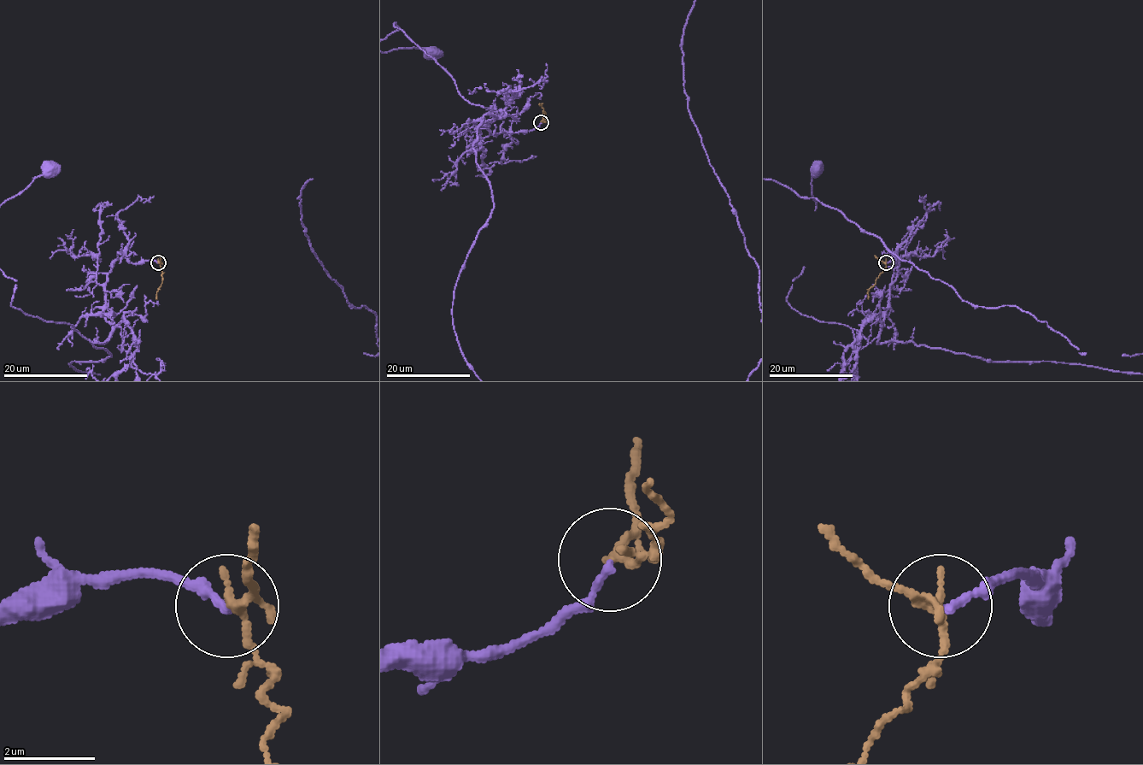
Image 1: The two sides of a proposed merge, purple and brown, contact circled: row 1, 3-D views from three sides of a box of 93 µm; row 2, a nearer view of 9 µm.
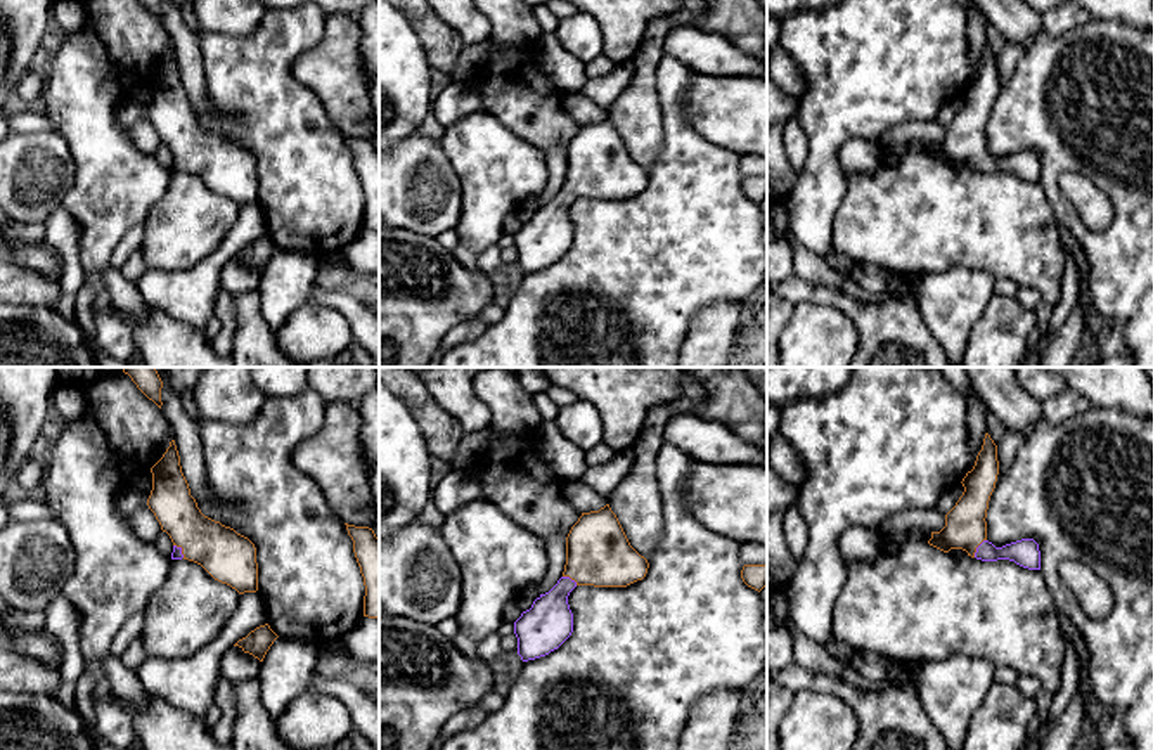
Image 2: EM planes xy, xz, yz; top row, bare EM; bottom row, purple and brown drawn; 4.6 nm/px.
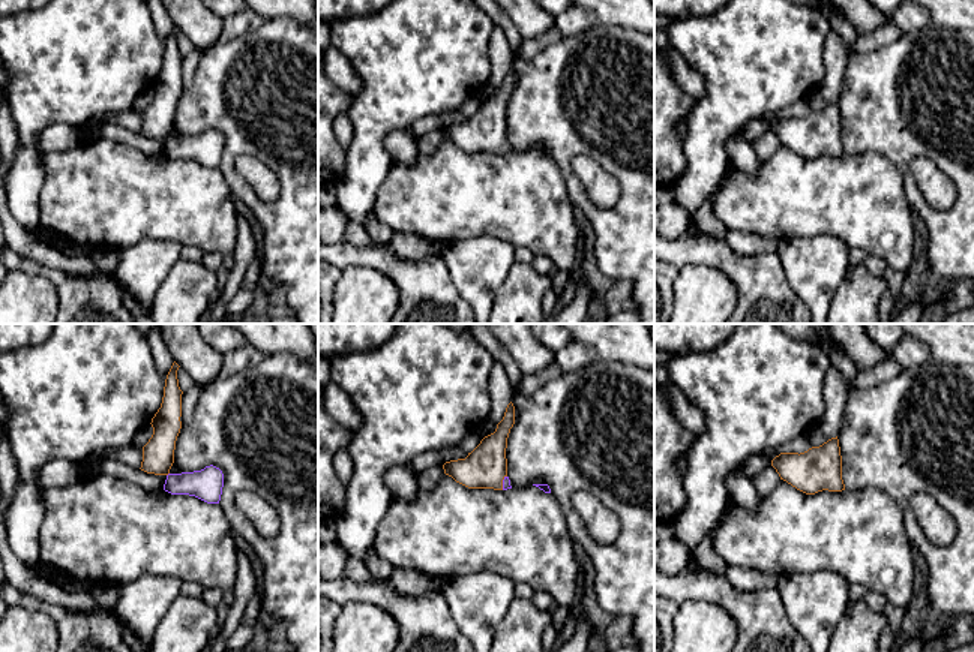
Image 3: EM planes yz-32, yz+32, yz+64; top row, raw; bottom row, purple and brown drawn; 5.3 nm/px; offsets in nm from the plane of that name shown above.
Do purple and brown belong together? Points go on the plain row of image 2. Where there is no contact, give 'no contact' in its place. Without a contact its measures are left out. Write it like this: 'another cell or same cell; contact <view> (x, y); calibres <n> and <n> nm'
same cell; contact yz (977, 160); calibres 130 and 190 nm

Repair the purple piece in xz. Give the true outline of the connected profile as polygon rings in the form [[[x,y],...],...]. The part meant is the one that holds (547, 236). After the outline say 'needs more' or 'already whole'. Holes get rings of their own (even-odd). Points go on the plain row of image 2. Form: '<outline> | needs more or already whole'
[[[609,116],[582,125],[566,149],[563,189],[514,234],[523,274],[557,262],[573,244],[568,208],[576,197],[627,199],[642,192],[649,175],[628,154]]] | needs more

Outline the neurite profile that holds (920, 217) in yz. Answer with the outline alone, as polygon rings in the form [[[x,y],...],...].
[[[907,152],[895,166],[881,161],[874,173],[847,173],[833,249],[853,265],[876,265],[902,281],[954,267],[983,270],[1037,289],[1049,305],[1060,300],[1065,267],[1060,225],[1040,182],[1009,171],[954,170],[921,152]]]

